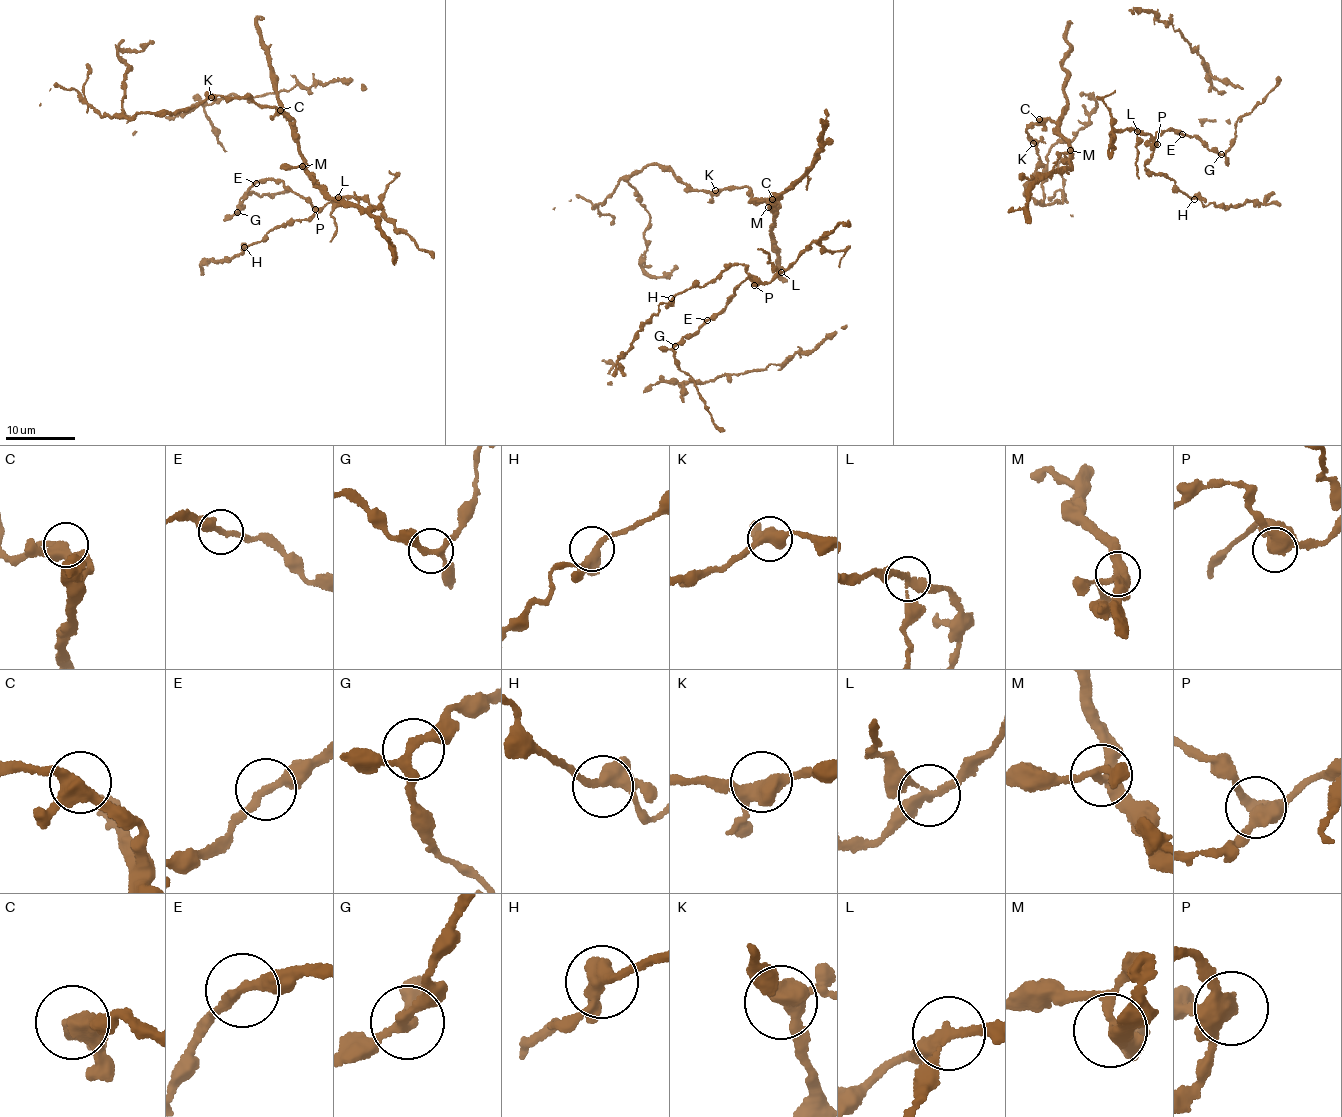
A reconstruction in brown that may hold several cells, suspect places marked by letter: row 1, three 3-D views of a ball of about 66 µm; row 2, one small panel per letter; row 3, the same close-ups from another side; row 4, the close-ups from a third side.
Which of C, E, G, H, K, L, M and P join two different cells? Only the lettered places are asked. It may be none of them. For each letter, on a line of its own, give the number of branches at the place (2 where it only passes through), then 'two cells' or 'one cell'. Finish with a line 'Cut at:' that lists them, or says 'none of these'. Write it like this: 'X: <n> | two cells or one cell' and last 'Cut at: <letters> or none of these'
C: 3 | one cell
E: 2 | one cell
G: 3 | one cell
H: 4 | one cell
K: 3 | one cell
L: 3 | two cells
M: 4 | one cell
P: 4 | one cell
Cut at: L

